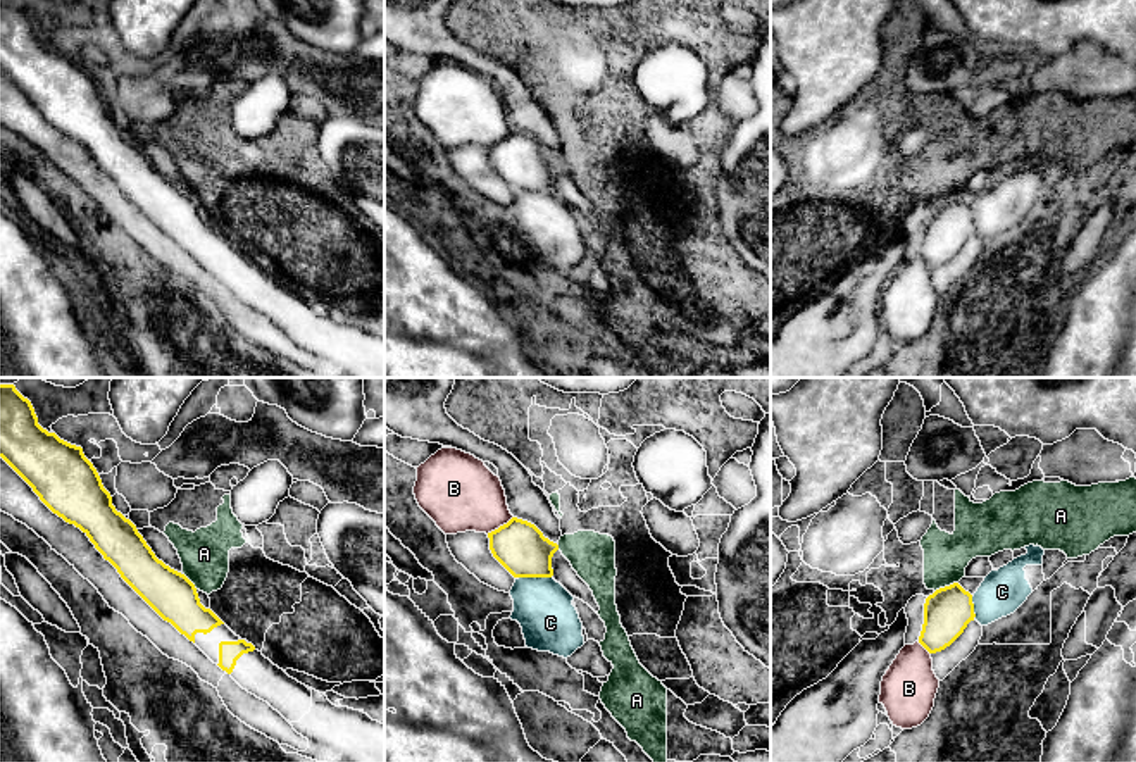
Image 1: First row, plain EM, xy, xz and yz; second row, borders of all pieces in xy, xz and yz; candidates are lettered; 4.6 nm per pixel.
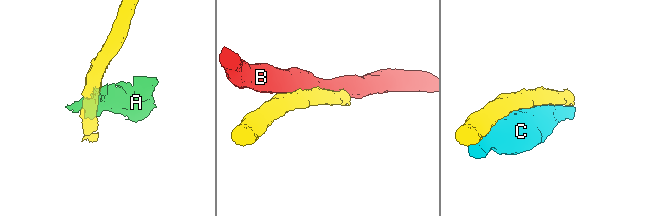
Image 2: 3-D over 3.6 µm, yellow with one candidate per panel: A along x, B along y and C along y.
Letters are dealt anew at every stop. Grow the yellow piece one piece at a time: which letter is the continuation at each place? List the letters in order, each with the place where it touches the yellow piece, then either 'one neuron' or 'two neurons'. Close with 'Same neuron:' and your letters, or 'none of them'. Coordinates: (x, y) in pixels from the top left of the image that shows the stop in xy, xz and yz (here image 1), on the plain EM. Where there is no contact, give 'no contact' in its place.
A: yz (945, 200) | two neurons
B: xz (500, 140) | two neurons
C: xz (535, 190) | two neurons
Same neuron: none of them

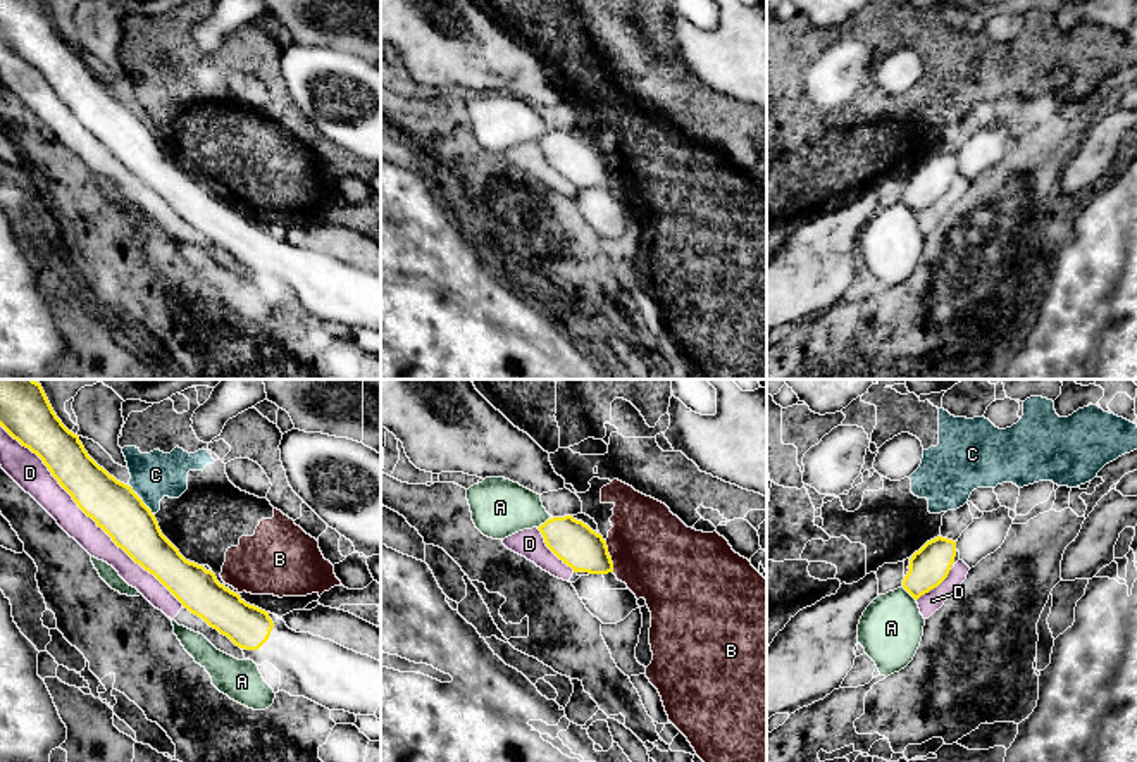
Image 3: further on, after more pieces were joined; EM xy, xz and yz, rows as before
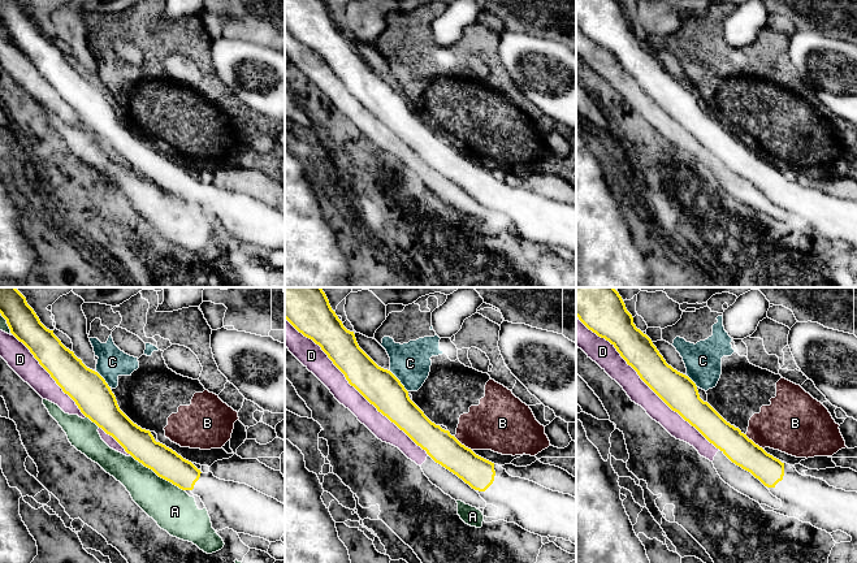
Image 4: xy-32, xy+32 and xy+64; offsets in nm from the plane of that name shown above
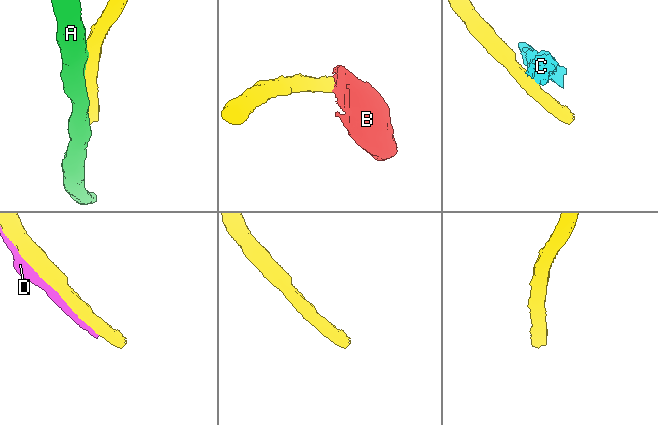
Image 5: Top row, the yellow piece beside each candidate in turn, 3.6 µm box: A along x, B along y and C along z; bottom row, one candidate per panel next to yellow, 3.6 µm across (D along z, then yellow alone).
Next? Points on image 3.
A: yz (908, 206) | two neurons
B: xz (610, 171) | two neurons
C: xy (142, 114) | two neurons
D: xy (88, 130) | two neurons
Same neuron: none of them

